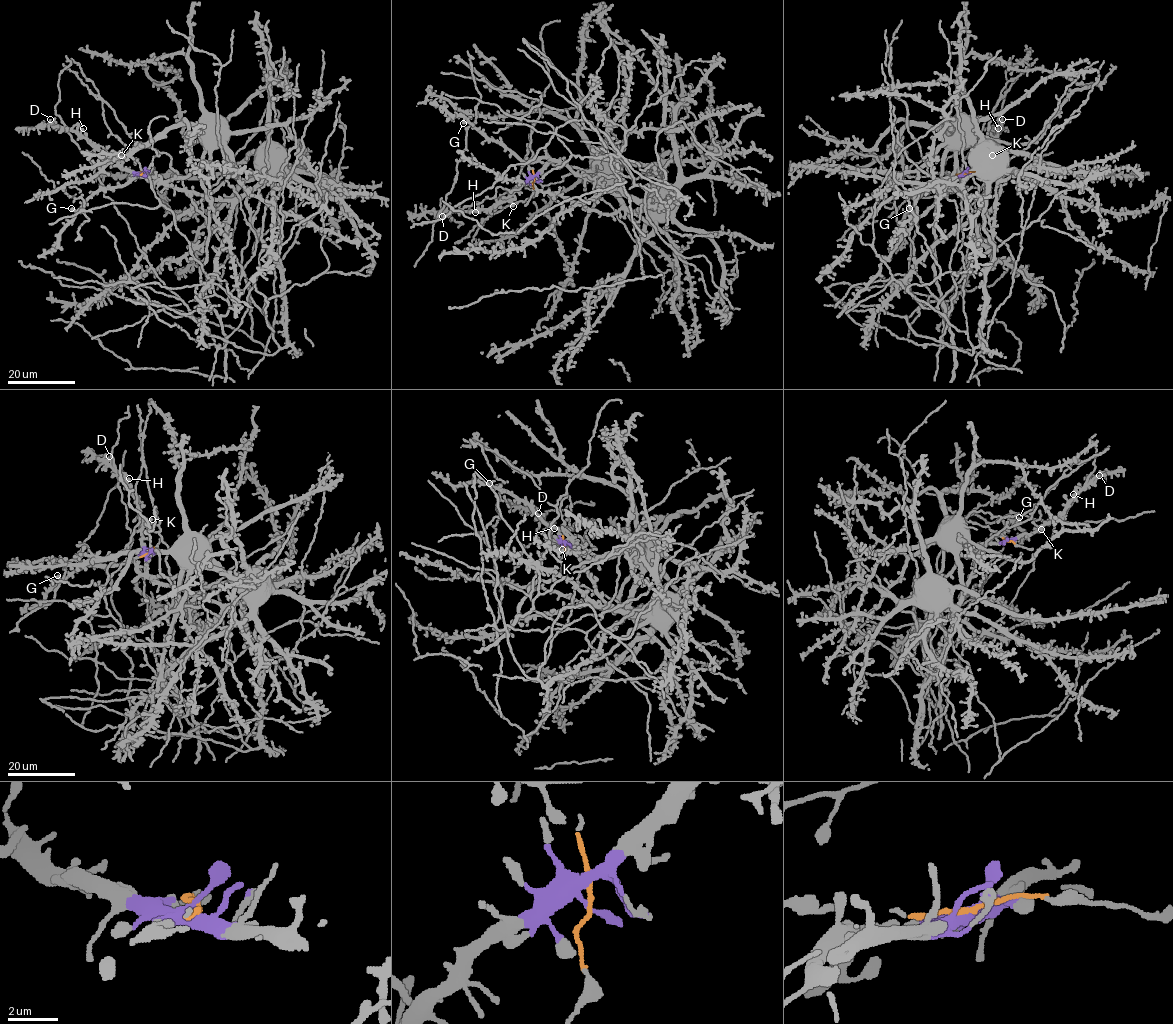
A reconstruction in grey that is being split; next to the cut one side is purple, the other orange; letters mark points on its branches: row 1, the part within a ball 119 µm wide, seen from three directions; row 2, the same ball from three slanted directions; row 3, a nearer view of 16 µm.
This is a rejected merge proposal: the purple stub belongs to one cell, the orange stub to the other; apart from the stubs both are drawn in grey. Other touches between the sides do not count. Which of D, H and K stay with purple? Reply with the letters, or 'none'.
D, H, K

